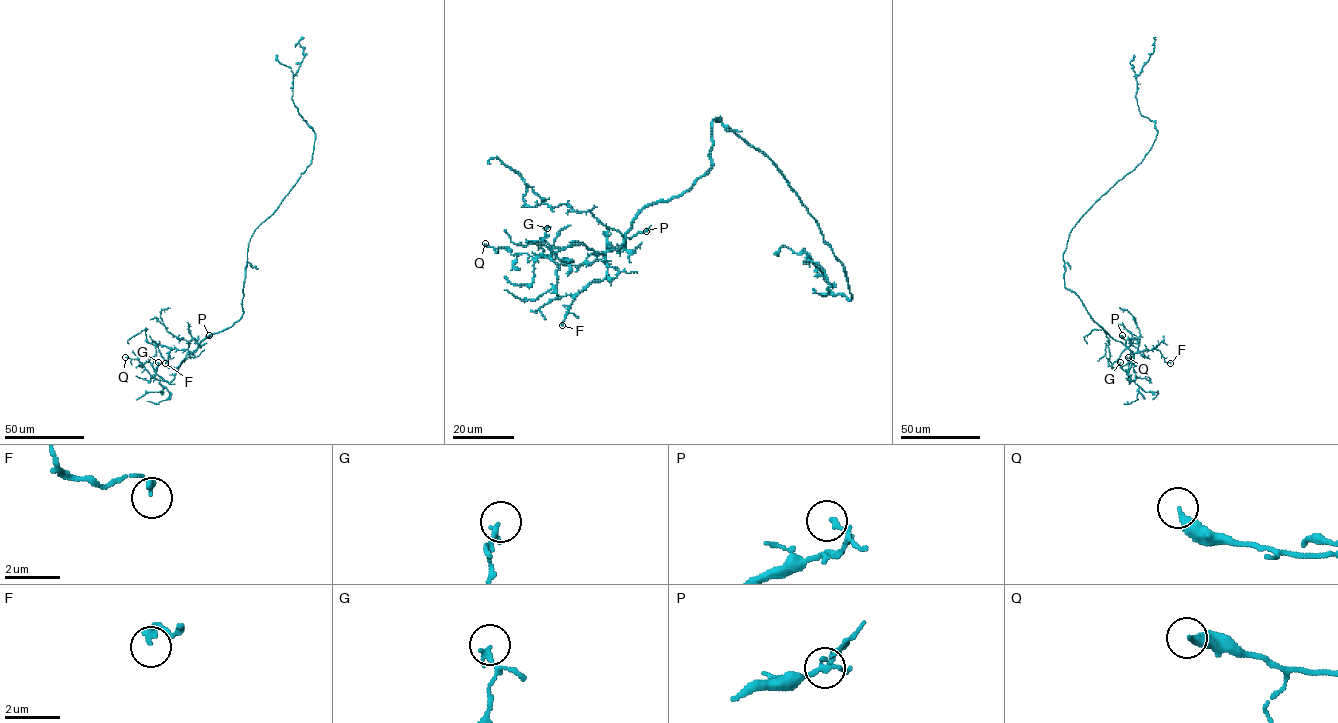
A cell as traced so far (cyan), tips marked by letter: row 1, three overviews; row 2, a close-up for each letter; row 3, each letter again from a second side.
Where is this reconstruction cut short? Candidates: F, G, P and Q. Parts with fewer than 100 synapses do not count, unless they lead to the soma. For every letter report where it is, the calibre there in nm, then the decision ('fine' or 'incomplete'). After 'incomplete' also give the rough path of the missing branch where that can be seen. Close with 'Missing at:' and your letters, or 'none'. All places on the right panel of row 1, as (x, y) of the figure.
F: place (1170, 363); calibre 200 nm; fine
G: place (1120, 362); calibre 140 nm; fine
P: place (1122, 335); calibre 150 nm; fine
Q: place (1128, 357); calibre 360 nm; fine
Missing at: none

